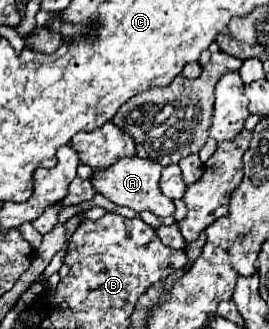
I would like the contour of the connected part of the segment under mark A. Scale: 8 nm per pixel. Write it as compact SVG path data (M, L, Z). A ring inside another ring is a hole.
M124 156L124 158L118 158L110 168L94 172L90 176L90 180L92 180L94 190L98 194L102 194L104 198L108 198L110 202L114 202L118 206L126 206L126 208L130 208L134 212L150 210L152 214L164 218L164 216L174 214L174 202L170 198L166 198L158 188L160 172L162 172L162 166L158 162L138 158L138 156Z

